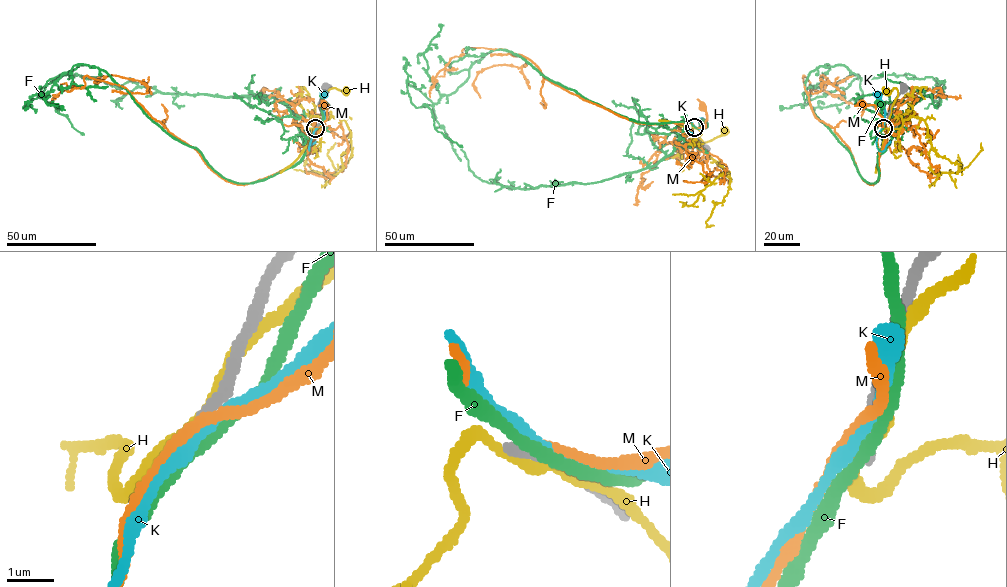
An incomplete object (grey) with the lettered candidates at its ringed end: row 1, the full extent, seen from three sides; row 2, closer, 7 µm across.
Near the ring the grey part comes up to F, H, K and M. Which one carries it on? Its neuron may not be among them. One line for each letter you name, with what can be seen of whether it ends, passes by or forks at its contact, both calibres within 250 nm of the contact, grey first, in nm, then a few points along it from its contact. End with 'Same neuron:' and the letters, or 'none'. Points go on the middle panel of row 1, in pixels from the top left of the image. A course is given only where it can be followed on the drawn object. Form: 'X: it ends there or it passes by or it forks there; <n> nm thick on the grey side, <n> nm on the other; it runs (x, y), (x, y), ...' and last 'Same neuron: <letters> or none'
Same neuron: none

